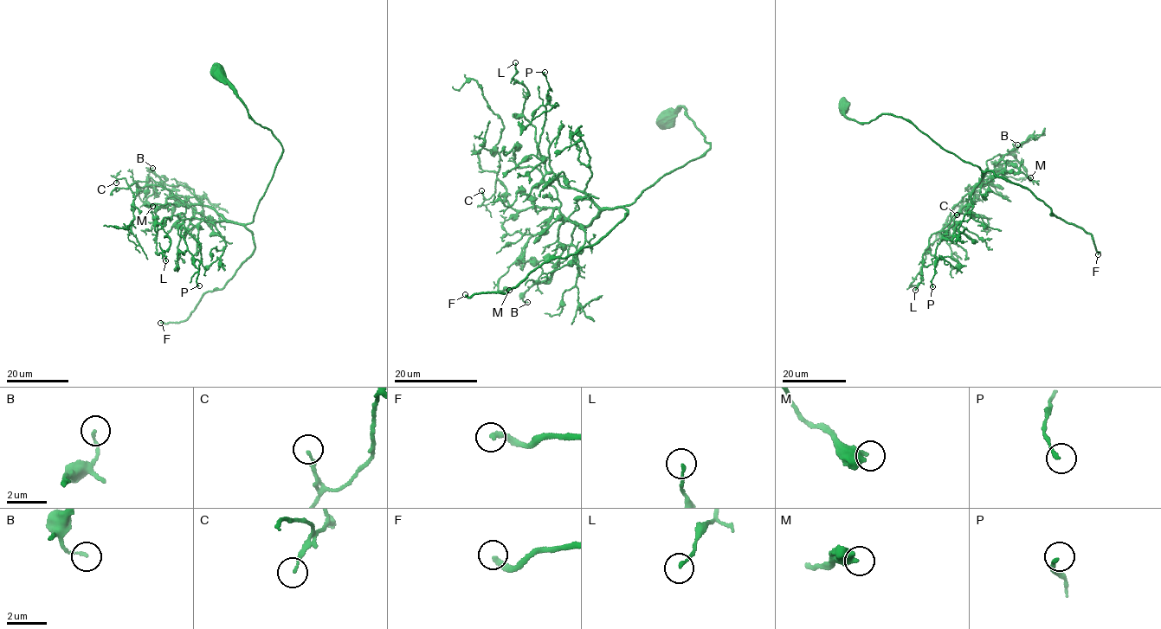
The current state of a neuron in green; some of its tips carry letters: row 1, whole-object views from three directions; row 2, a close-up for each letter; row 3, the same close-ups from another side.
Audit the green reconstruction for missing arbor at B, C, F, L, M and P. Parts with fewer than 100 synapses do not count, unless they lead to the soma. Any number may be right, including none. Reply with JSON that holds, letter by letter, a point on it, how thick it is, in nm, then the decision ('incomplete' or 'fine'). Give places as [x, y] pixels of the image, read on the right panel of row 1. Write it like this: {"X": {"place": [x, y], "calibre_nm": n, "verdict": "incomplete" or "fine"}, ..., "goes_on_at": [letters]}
{"B": {"place": [1017, 144], "calibre_nm": 140, "verdict": "fine"}, "C": {"place": [957, 215], "calibre_nm": 110, "verdict": "fine"}, "F": {"place": [1098, 254], "calibre_nm": 260, "verdict": "incomplete"}, "L": {"place": [915, 290], "calibre_nm": 130, "verdict": "fine"}, "M": {"place": [1030, 177], "calibre_nm": 500, "verdict": "fine"}, "P": {"place": [932, 286], "calibre_nm": 160, "verdict": "fine"}, "goes_on_at": ["F"]}

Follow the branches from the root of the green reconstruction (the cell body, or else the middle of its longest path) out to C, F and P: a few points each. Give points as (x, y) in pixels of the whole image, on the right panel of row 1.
C: (842, 107), (860, 123), (909, 119), (987, 170), (957, 215)
F: (842, 107), (860, 123), (887, 113), (909, 119), (962, 159), (1027, 189), (1054, 215), (1088, 233), (1098, 254)
P: (842, 107), (860, 123), (887, 113), (909, 119), (983, 173), (952, 234), (937, 246), (932, 286)

